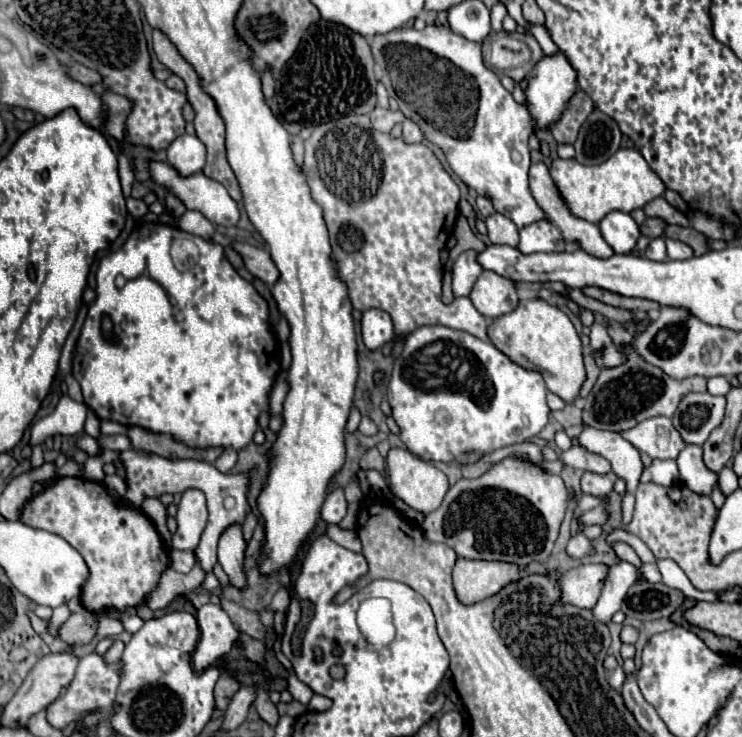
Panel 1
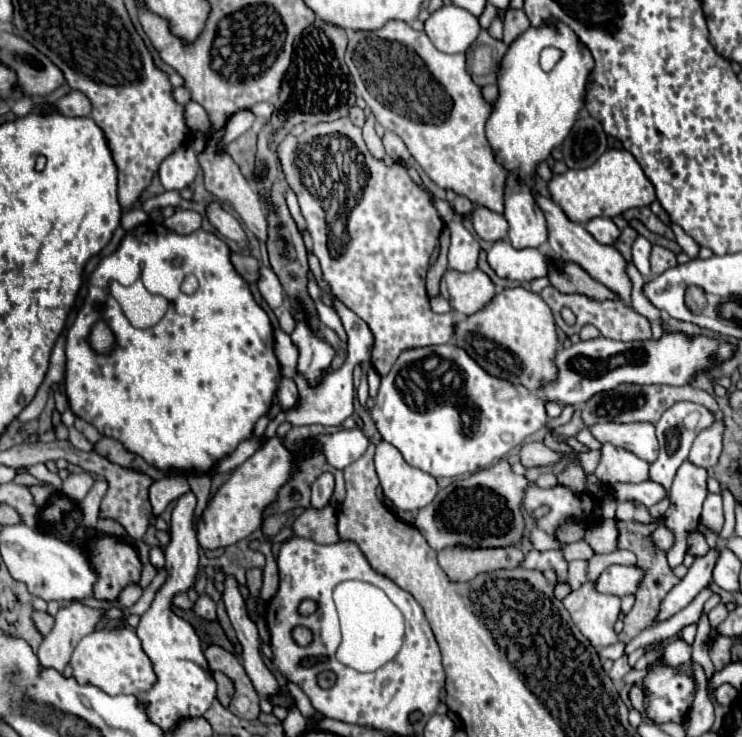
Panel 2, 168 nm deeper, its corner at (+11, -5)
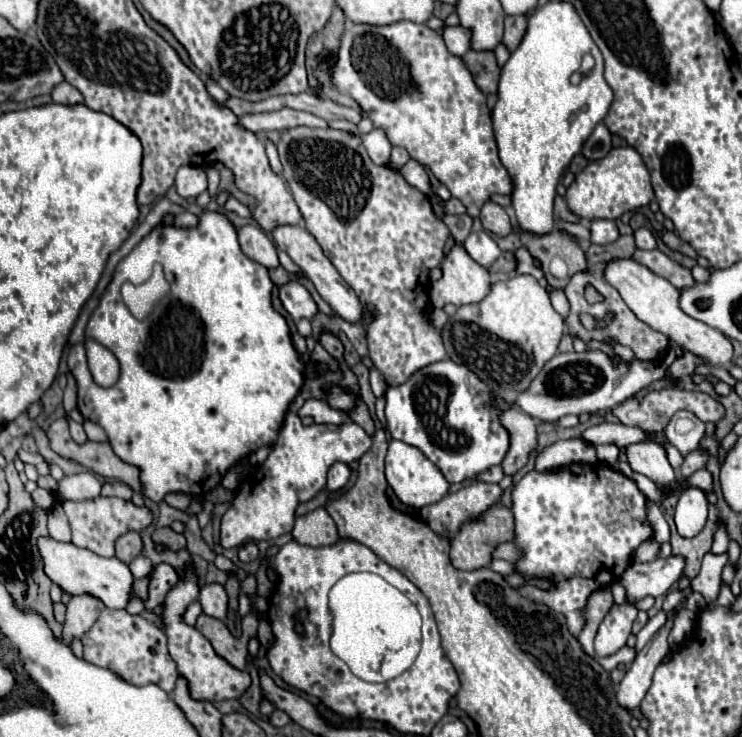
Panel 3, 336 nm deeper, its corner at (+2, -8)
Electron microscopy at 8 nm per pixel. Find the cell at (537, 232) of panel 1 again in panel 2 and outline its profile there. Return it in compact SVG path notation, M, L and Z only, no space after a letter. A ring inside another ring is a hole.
M544 21L540 27L528 27L516 41L510 43L508 53L504 55L498 71L498 99L492 103L492 113L486 121L486 137L490 141L490 147L494 151L496 161L504 165L508 171L506 179L506 191L504 191L504 217L510 223L508 237L516 249L524 247L540 247L548 239L548 229L546 229L546 219L542 209L536 205L534 197L534 175L536 175L536 165L546 161L552 153L554 147L560 147L564 139L568 137L572 125L578 119L580 109L584 107L586 99L586 89L590 85L590 73L594 69L594 59L588 51L586 45L580 43L576 33L564 25L562 21ZM544 47L558 47L562 49L564 57L558 61L558 65L552 69L552 73L544 73L538 59L540 51Z

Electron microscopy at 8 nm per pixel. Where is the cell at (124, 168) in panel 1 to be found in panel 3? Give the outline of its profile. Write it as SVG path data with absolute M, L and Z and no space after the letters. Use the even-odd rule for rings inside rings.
M61 82L53 92L51 92L53 102L57 104L65 104L65 106L75 106L75 104L83 104L83 96L81 92L77 92L77 88L73 88L67 82Z

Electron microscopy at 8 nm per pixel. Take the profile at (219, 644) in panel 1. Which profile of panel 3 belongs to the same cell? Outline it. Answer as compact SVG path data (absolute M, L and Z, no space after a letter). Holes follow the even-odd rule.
M207 584L201 588L199 602L203 606L203 612L207 616L213 616L217 620L225 620L227 616L227 594L221 584Z

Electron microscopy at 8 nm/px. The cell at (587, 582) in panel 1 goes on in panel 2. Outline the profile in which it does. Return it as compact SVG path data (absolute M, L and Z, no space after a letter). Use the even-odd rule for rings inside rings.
M610 565L600 577L598 577L598 591L616 595L616 597L626 597L634 595L638 591L638 585L644 579L644 569L638 565L626 567L626 565Z

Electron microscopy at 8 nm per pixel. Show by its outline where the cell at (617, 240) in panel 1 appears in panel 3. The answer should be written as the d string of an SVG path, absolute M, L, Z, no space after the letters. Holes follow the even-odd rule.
M593 220L591 222L591 242L609 244L619 238L619 230L613 220Z

